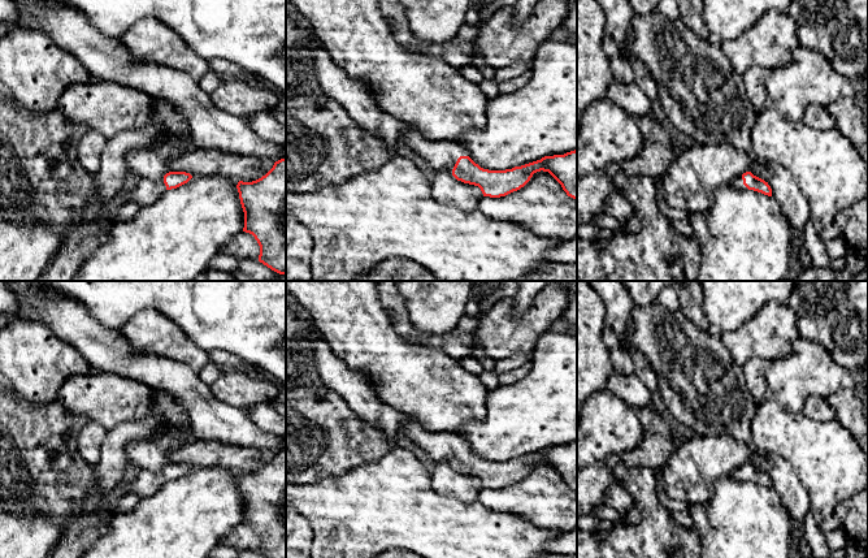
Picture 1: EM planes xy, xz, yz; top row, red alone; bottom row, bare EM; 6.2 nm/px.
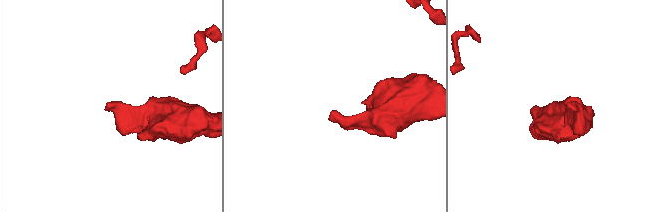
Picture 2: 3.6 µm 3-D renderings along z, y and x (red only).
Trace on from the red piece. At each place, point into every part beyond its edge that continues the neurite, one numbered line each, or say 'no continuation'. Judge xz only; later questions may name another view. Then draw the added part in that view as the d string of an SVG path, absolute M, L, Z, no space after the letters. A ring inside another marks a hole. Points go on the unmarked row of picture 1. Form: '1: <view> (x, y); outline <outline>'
1: xz (441, 446); outline M407 418L407 424L400 428L415 445L425 450L434 462L452 460L460 447L468 447L461 434L452 432L430 432L420 425L413 418Z

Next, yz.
1: yz (738, 474); outline M742 467L741 468L737 468L735 471L733 471L733 473L730 476L734 480L738 480L738 481L747 481L747 479L743 476Z

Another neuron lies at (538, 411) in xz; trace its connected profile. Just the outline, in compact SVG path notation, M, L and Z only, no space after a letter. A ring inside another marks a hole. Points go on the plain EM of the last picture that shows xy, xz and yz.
M550 330L541 334L531 351L531 364L531 371L521 380L490 390L485 416L463 425L461 436L481 459L505 462L577 441L577 336Z

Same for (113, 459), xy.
M147 416L140 420L122 421L107 432L101 447L99 463L94 466L97 492L87 496L86 511L94 511L100 502L122 480L129 463L126 447L135 441L153 441L159 436L170 432L169 423L161 423L156 418Z

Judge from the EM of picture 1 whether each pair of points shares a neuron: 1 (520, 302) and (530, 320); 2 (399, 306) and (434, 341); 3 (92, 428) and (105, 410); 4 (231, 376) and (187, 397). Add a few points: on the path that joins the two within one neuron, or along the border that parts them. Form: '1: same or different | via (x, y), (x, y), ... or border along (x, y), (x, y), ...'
1: different | border along (537, 294), (520, 315), (511, 315)
2: same | via (399, 318), (415, 336), (422, 338)
3: different | border along (89, 419), (96, 420), (107, 431)
4: different | border along (208, 385), (217, 398), (234, 406)

